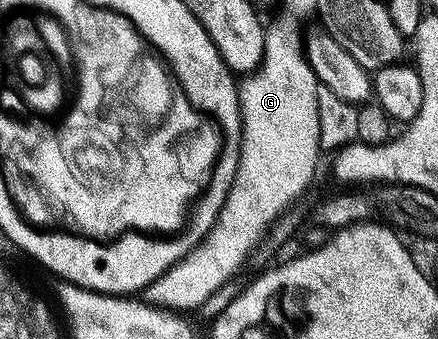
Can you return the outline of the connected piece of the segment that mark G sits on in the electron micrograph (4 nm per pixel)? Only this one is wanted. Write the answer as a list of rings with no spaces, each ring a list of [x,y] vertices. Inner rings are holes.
[[[276,23],[267,28],[264,62],[239,84],[240,112],[242,113],[242,149],[238,173],[234,185],[226,197],[226,205],[208,236],[176,267],[171,267],[158,281],[142,292],[143,302],[153,307],[163,307],[177,313],[199,312],[255,256],[261,243],[265,242],[272,226],[293,210],[292,206],[308,191],[316,179],[316,166],[320,163],[322,150],[319,137],[319,93],[322,88],[315,71],[306,58],[306,39],[300,36],[296,23]]]

